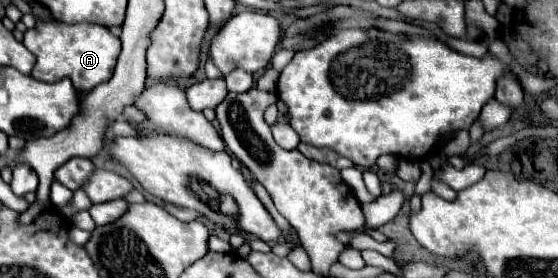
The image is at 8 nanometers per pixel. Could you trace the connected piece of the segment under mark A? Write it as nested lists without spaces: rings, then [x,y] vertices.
[[[35,18],[35,28],[25,32],[23,44],[37,58],[37,64],[31,72],[33,78],[43,82],[57,82],[67,76],[73,80],[73,86],[79,92],[91,92],[97,84],[107,82],[113,74],[119,54],[119,38],[109,28],[87,22],[63,24],[57,20]]]

